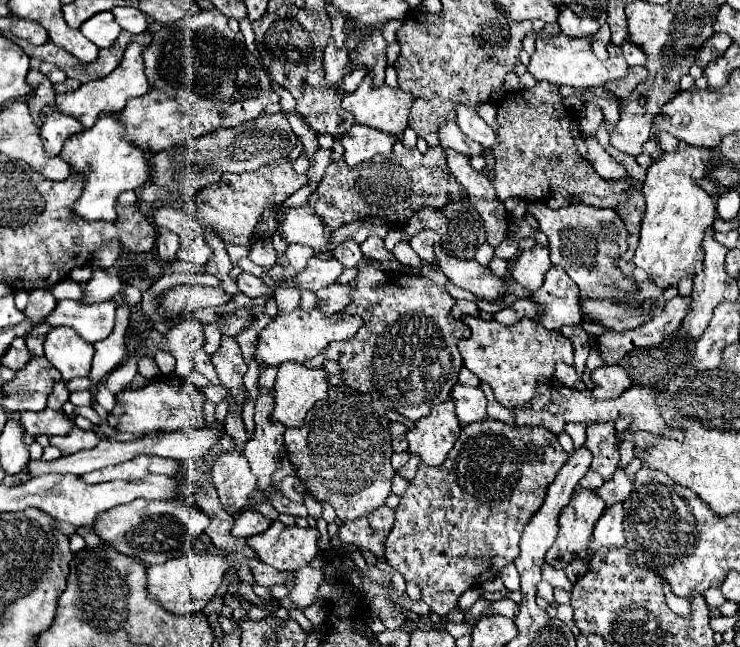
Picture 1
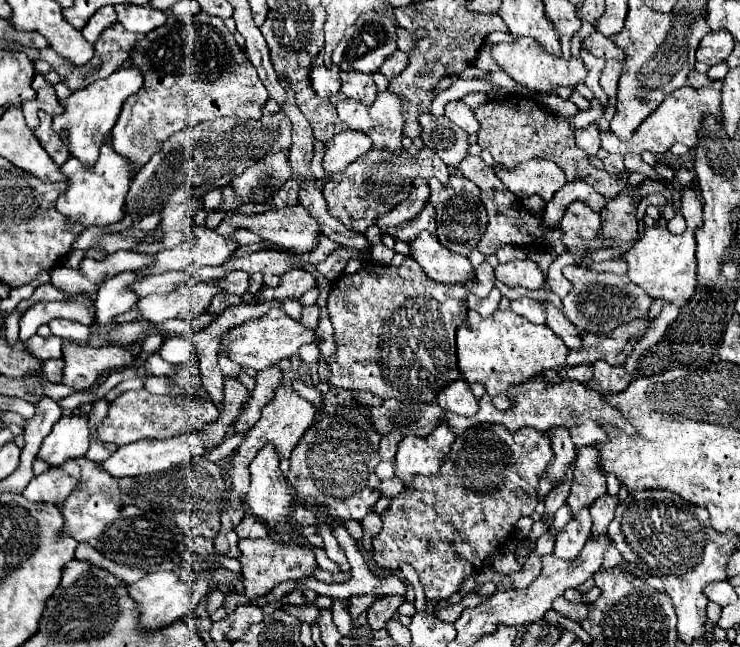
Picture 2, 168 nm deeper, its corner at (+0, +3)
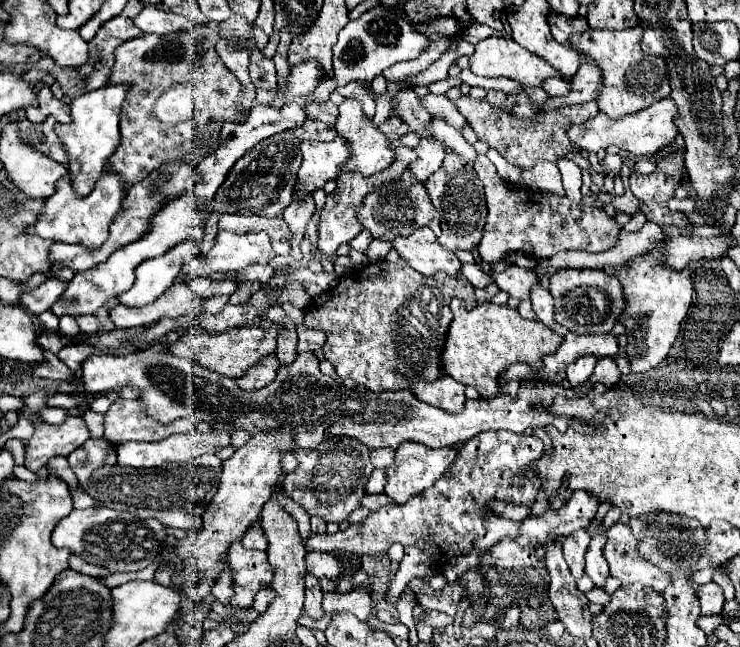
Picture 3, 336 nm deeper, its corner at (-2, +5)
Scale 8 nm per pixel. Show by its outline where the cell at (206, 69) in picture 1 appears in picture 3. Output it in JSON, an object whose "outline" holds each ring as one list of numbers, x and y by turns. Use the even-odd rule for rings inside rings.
{"outline":[[203,24,185,30,183,34,169,34,169,38,143,34,117,46,109,82,129,84,129,90,119,124,121,142,109,158,109,168,121,176,125,184,141,182,173,158,182,160,182,170,193,170,191,163,199,163,195,162,199,152,209,156,219,148,221,122,225,118,239,118,235,100,241,92,241,84,235,80,235,74,227,70,221,58,217,58,217,52,213,52,215,44,215,28],[189,146,197,147,197,150,187,148]]}

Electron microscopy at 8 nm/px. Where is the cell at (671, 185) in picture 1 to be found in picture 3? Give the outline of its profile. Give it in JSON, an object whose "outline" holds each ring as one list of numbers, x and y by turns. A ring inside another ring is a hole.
{"outline":[[659,242,653,250,637,256,631,268,611,268,611,274,615,274,623,286,625,308,619,314,619,322,627,330,625,350,633,372,647,372,669,358,677,358,679,350,689,350,689,338,693,336,693,320,687,320,691,310,689,298,693,298,693,280,689,270,671,272,655,264,659,254,663,254,663,248,665,244]]}

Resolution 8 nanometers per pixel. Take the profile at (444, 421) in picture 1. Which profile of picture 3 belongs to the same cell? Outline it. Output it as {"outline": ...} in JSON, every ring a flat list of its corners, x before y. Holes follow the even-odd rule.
{"outline":[[403,442,395,452,393,470,385,470,385,476,387,476,385,494,389,498,393,498,397,504,405,504,411,496,417,496,425,488,433,486,435,480,439,480,445,474,445,470,453,464,455,456,457,456,455,448,437,448,437,450,433,450,433,448,421,446,417,442]]}

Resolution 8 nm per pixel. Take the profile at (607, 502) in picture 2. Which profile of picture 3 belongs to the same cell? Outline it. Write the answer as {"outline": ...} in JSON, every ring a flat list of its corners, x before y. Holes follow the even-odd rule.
{"outline":[[599,526,597,536,591,538,589,550,585,554,585,560,587,560,585,574,593,580,593,584,597,588,603,588,605,580,609,578,609,566,607,566,607,562,603,558,603,546,605,546,605,534,601,532,601,526]]}

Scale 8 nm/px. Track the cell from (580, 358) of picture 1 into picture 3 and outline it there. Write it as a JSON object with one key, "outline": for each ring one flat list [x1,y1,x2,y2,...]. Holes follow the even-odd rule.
{"outline":[[535,284,531,288,531,304,537,314,537,320,541,320,545,326,555,330,557,324,553,324,553,298,547,292,547,288,543,288,541,284]]}

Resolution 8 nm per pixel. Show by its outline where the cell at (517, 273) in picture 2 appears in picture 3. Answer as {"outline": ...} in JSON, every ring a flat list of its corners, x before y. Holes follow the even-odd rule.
{"outline":[[509,266,505,272,491,272,489,274,499,290,507,292,511,298,517,300,529,300,529,290,533,284,537,284,537,276,533,270]]}

